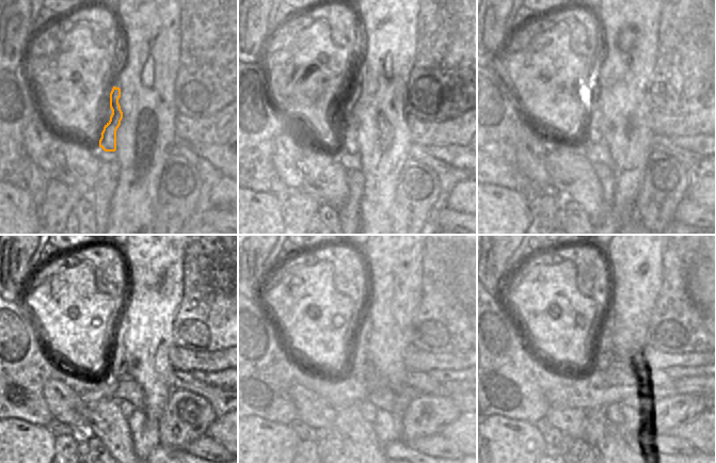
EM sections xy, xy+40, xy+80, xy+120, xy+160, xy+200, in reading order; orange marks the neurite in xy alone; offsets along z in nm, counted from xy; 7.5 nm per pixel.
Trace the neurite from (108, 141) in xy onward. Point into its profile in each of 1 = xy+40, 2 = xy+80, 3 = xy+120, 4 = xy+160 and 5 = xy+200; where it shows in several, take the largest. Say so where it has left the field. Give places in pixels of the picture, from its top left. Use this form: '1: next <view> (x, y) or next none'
1: next xy+40 (350, 132)
2: next xy+80 (593, 134)
3: next xy+120 (117, 361)
4: next xy+160 (361, 362)
5: next xy+200 (604, 353)

